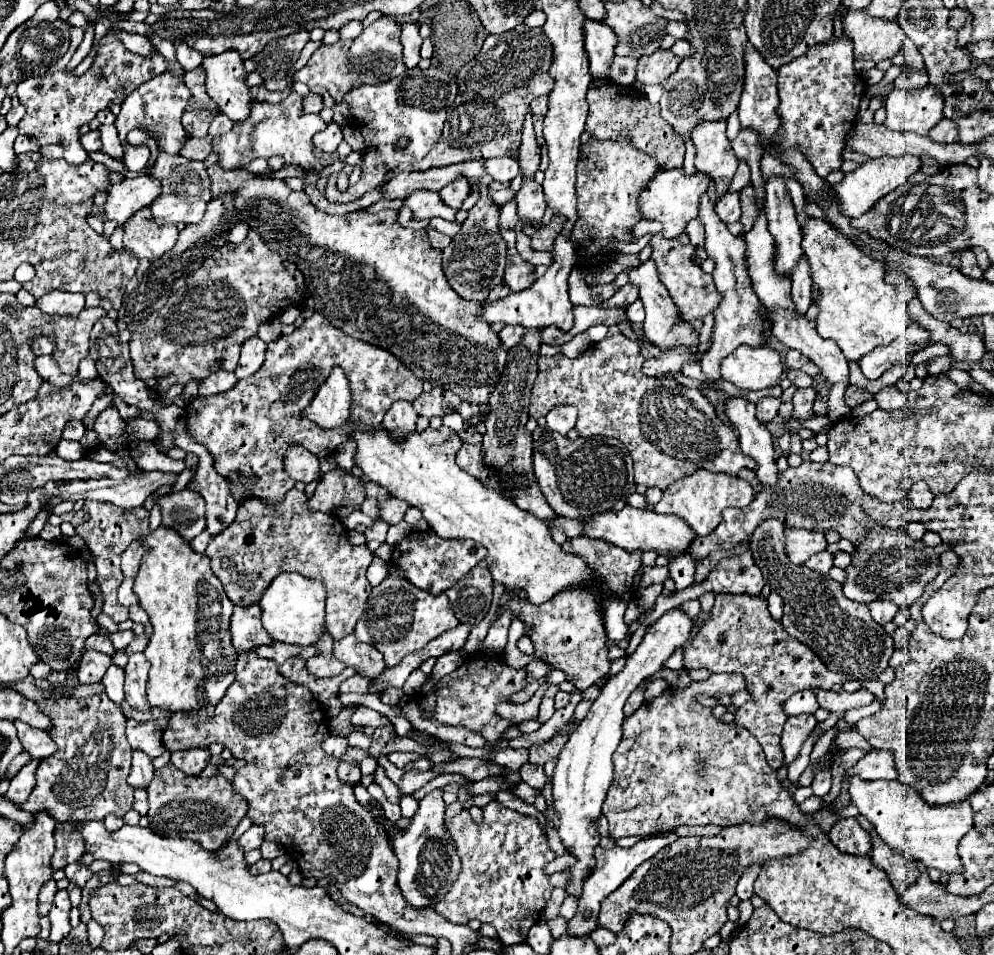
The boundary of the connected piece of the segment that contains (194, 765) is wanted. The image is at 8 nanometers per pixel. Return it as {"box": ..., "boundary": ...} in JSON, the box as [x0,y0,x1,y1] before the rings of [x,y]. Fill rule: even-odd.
{"box":[172,748,210,776],"boundary":[[[192,748],[184,752],[172,752],[172,764],[182,770],[188,776],[200,776],[200,772],[210,762],[210,750],[208,748]]]}

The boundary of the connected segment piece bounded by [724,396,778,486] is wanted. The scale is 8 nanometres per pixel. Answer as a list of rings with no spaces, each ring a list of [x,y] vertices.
[[[728,396],[724,400],[724,414],[738,430],[740,448],[746,456],[754,458],[758,468],[754,470],[764,486],[774,486],[778,470],[774,464],[772,436],[762,422],[754,416],[754,404],[742,396]]]

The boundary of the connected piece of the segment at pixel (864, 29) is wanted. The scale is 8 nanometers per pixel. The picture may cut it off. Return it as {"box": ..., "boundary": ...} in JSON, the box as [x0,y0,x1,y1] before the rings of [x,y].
{"box":[842,12,906,60],"boundary":[[[848,12],[842,20],[844,34],[854,40],[856,60],[890,60],[906,38],[902,26],[892,20],[878,20],[864,12]]]}

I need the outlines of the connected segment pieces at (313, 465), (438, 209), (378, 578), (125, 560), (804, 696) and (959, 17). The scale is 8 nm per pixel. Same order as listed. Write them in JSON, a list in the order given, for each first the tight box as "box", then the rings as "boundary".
[{"box":[284,446,322,484],"boundary":[[[290,446],[286,452],[284,468],[292,480],[302,480],[304,484],[310,484],[310,482],[322,478],[320,460],[312,452],[308,452],[306,448]]]},{"box":[404,190,456,222],"boundary":[[[428,190],[414,192],[412,196],[408,196],[404,200],[404,206],[408,206],[414,212],[416,220],[426,220],[426,218],[434,218],[434,216],[448,220],[448,222],[456,220],[456,210],[442,204],[438,192],[428,192]]]},{"box":[368,558,390,586],"boundary":[[[374,558],[368,568],[368,582],[372,586],[378,586],[388,574],[390,574],[390,562],[386,562],[382,558]]]},{"box":[122,542,146,576],"boundary":[[[134,542],[128,546],[128,550],[122,554],[122,572],[124,576],[136,576],[140,568],[140,560],[146,552],[146,546],[140,542]]]},{"box":[782,690,820,716],"boundary":[[[804,690],[804,692],[794,694],[790,700],[786,700],[786,704],[783,704],[782,707],[790,716],[804,714],[804,712],[814,714],[820,708],[818,706],[818,700],[816,700],[816,694],[812,690]]]},{"box":[948,8,972,30],"boundary":[[[960,8],[950,10],[950,20],[948,20],[948,24],[950,24],[952,28],[960,30],[968,20],[972,20],[972,14],[968,14],[966,10],[960,10]]]}]

